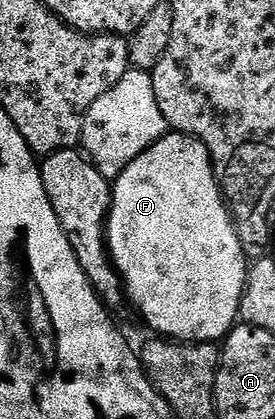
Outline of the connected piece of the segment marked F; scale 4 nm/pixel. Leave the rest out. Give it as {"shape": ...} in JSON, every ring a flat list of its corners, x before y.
{"shape":[[166,133,153,147,148,147,135,161,131,161,121,170,121,175,112,184,113,205,109,208,109,222,107,224,107,242,109,255,113,258,113,266,125,289,128,302,137,306,139,314,145,318,147,326,158,336,178,343,217,343,233,330,241,314,241,298,245,292,245,282,249,276,250,264,243,253,243,245,237,236,237,224,225,205,221,194,221,187,213,172,213,162,209,150,191,135,180,133]]}

